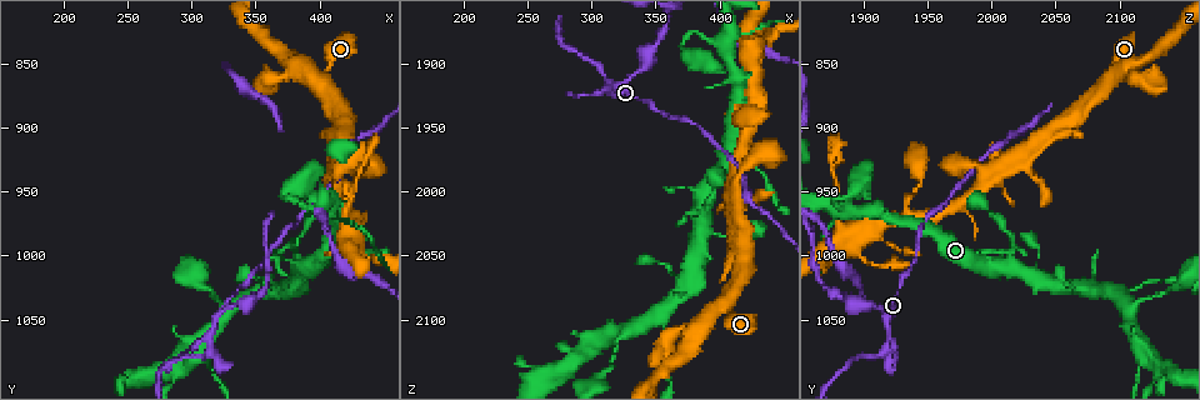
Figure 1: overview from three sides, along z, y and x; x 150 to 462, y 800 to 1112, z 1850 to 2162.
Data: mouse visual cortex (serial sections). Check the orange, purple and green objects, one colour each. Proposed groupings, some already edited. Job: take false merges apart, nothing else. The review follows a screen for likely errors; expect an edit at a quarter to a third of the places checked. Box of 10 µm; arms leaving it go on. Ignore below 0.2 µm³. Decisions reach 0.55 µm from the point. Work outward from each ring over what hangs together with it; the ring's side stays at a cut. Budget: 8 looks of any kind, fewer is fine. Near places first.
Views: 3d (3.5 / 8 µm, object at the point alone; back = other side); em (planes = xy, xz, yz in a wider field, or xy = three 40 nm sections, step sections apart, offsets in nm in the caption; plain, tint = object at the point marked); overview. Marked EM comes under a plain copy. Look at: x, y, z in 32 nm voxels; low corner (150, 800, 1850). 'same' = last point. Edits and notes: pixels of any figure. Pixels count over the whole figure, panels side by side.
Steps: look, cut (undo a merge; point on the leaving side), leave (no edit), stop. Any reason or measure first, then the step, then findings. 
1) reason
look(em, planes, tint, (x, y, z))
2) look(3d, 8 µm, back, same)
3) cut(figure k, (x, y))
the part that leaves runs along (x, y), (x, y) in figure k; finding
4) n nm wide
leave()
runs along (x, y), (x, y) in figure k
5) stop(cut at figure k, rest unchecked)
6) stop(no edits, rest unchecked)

side arm on a straight run
look(3d, 3.5 µm, (352, 1028, 2096))

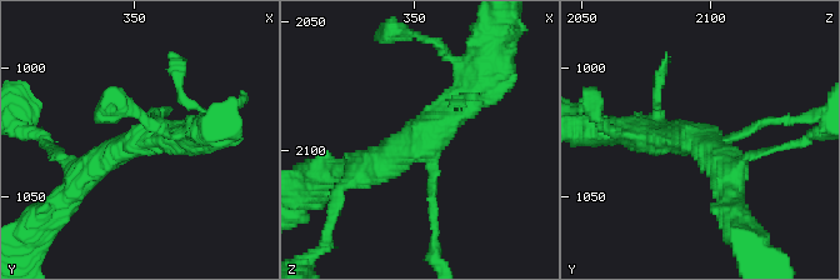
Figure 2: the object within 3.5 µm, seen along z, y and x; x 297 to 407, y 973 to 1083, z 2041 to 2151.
look(em, xy, step 2, tint, (352, 1028, 2095))

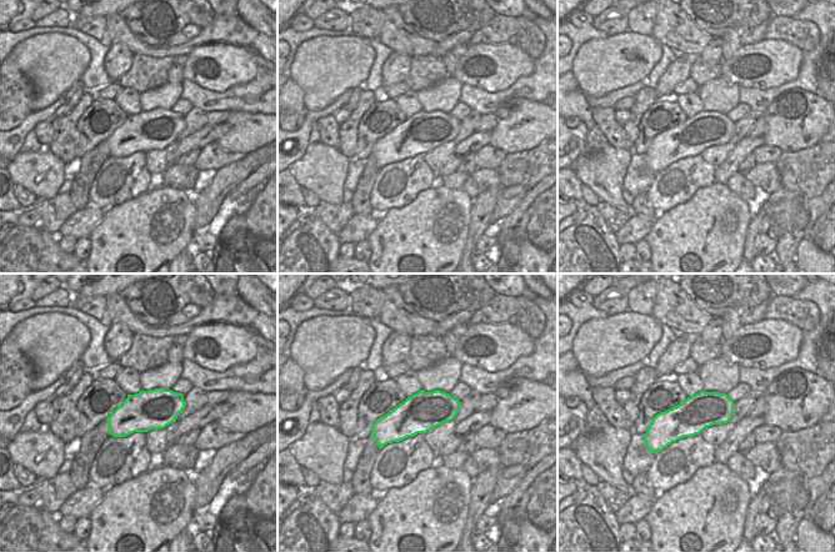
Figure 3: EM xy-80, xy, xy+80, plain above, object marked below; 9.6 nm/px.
3 arms; arms of 150, 400, 400 nm
leave()
runs along (488, 78), (404, 151), (361, 168) in figure 2; one cell here

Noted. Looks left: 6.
thin neck
look(3d, 8 µm, back, (290, 1090, 2132))

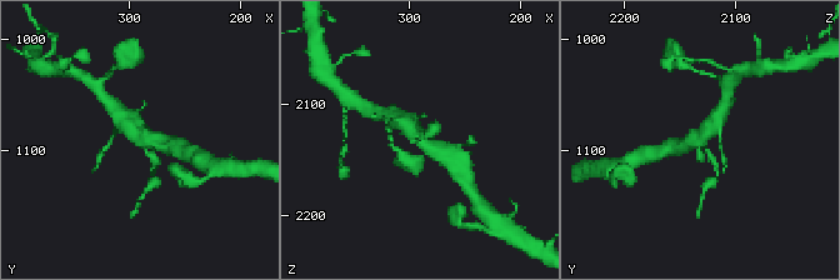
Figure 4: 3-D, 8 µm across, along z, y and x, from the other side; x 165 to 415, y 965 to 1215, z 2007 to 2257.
look(3d, 3.5 µm, same)

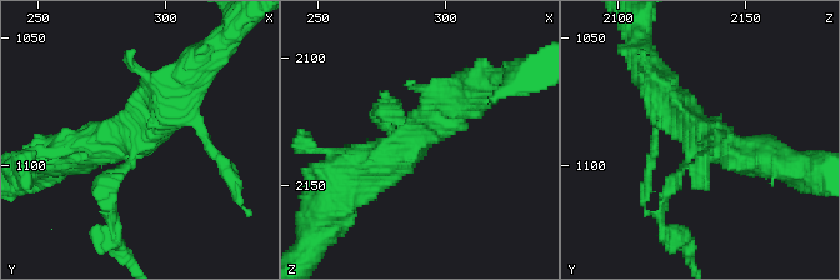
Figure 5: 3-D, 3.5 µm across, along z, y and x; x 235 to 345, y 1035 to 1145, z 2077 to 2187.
3 arms; arms of 200, 400, 500 nm; shape alone is not enough
look(em, xy, step 1, tint, (288, 1089, 2131))

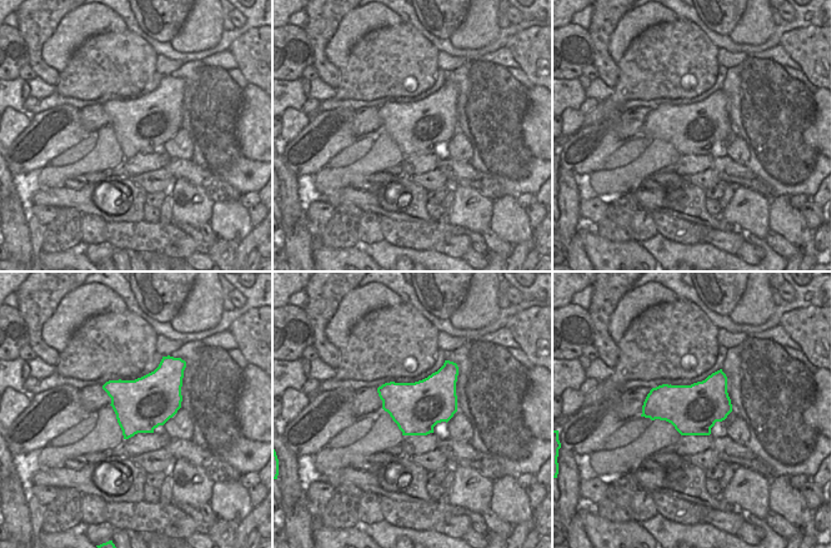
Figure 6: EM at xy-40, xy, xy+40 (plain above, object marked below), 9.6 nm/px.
leave()
runs along (466, 98), (348, 184) in figure 5; all the same cell

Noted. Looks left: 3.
sharp bend
look(3d, 8 µm, (314, 1070, 1916))

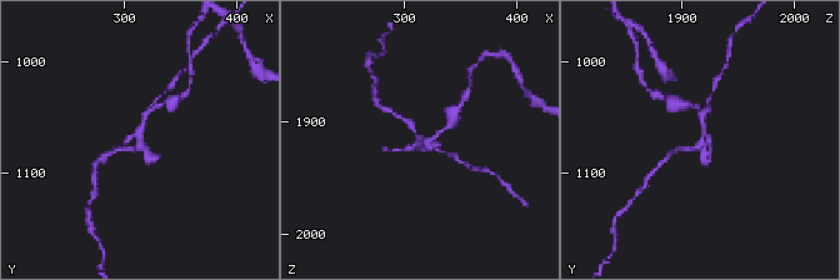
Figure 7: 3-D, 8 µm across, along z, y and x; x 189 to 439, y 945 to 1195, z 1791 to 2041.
look(em, xy, step 2, tint, same)

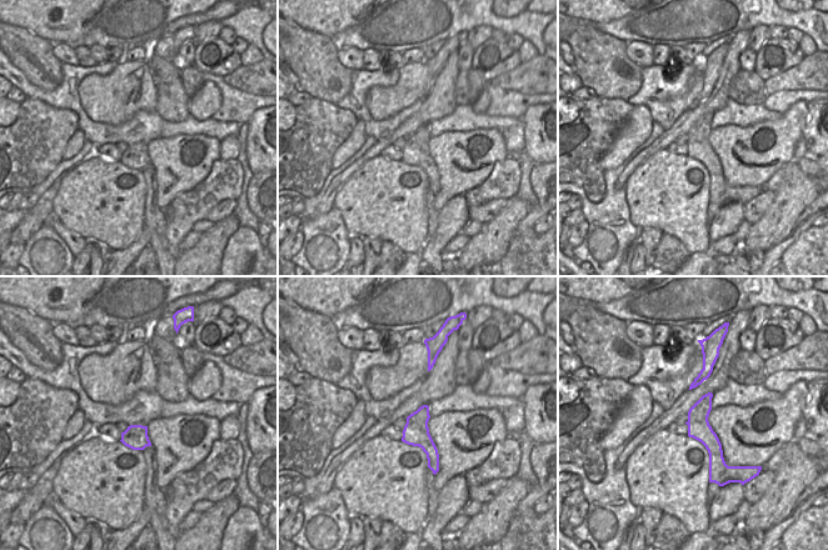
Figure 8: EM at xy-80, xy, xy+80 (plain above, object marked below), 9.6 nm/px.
260 nm wide
leave()
runs along (706, 110), (698, 148), (676, 149) in figure 7; continuous, no second cell

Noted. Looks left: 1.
stop(no edits, rest unchecked)

